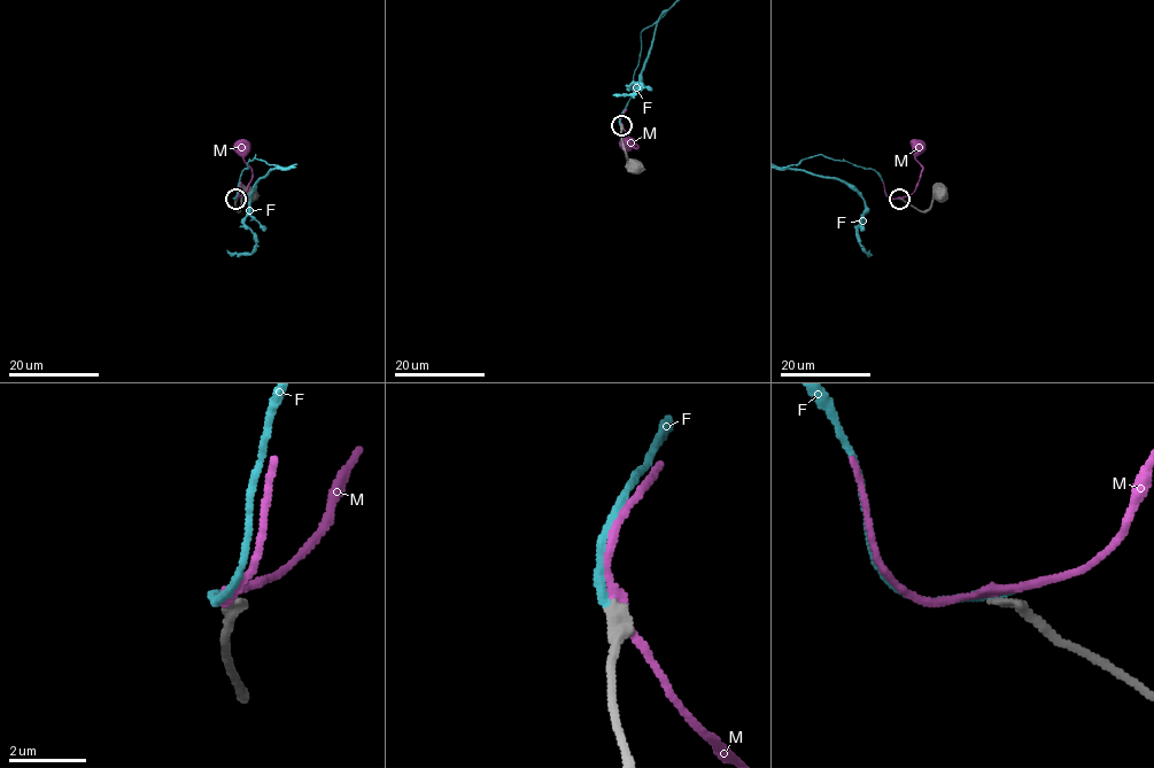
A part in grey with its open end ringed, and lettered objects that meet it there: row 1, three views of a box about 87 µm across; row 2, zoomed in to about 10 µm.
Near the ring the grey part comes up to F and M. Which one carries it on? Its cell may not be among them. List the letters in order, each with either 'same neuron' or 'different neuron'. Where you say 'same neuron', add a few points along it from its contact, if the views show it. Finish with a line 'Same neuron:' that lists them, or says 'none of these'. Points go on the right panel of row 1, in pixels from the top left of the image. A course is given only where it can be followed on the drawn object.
F: different neuron
M: different neuron
Same neuron: none of these

